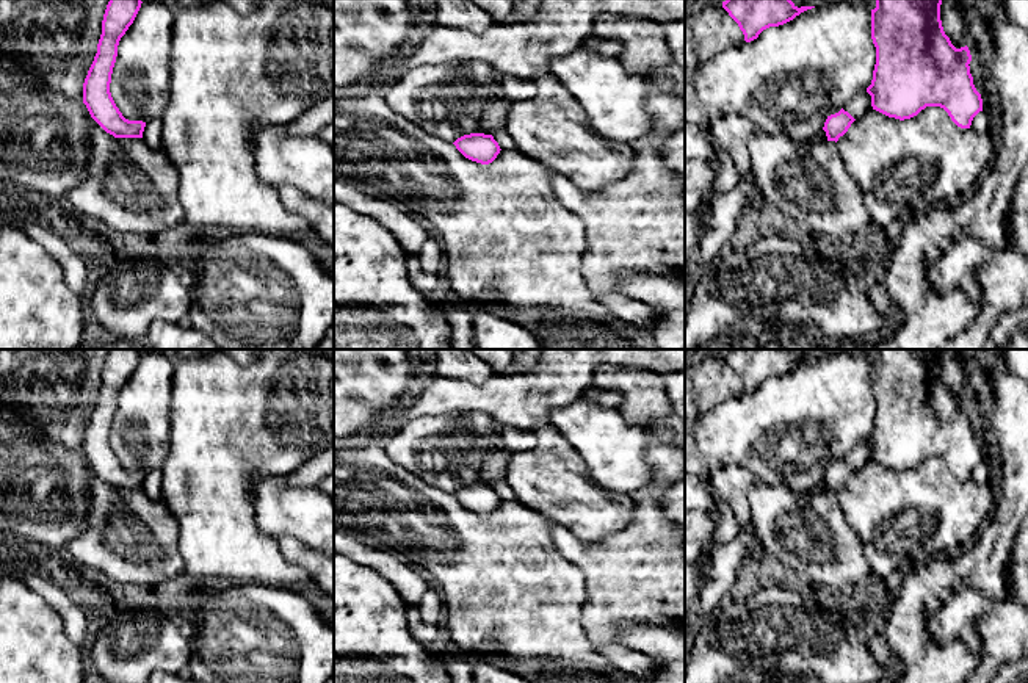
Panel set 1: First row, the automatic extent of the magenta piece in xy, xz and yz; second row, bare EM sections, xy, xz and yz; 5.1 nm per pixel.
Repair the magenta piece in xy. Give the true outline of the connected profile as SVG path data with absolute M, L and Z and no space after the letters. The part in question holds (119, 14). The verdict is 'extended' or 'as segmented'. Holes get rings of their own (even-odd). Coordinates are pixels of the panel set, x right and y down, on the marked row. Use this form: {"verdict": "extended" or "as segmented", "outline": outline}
{"verdict": "as segmented", "outline": "M141 0L108 2L97 53L83 83L83 103L91 117L114 138L143 138L146 127L143 121L125 119L110 92L119 41L133 23L141 3Z"}

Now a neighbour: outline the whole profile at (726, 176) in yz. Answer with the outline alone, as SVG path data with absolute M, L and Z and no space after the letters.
M708 127L704 128L708 135L708 141L713 147L713 158L708 161L715 171L715 182L710 196L700 205L710 205L716 196L721 196L737 186L740 174L727 155L727 152L718 144Z

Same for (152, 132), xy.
M157 117L146 124L143 138L152 150L161 149L161 117Z

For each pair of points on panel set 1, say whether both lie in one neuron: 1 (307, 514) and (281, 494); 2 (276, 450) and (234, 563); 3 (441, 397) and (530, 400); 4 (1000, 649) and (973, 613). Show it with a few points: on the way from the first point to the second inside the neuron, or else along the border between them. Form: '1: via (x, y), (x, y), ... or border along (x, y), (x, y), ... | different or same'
1: via (301, 513), (287, 500) | same
2: via (246, 473), (234, 486), (234, 533) | same
3: via (463, 397), (508, 400) | same
4: via (1000, 639), (983, 619) | same

